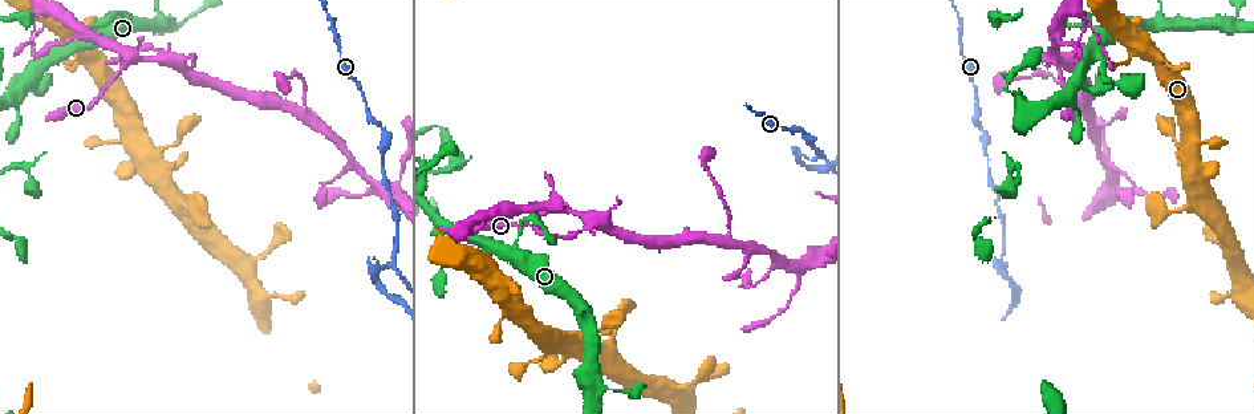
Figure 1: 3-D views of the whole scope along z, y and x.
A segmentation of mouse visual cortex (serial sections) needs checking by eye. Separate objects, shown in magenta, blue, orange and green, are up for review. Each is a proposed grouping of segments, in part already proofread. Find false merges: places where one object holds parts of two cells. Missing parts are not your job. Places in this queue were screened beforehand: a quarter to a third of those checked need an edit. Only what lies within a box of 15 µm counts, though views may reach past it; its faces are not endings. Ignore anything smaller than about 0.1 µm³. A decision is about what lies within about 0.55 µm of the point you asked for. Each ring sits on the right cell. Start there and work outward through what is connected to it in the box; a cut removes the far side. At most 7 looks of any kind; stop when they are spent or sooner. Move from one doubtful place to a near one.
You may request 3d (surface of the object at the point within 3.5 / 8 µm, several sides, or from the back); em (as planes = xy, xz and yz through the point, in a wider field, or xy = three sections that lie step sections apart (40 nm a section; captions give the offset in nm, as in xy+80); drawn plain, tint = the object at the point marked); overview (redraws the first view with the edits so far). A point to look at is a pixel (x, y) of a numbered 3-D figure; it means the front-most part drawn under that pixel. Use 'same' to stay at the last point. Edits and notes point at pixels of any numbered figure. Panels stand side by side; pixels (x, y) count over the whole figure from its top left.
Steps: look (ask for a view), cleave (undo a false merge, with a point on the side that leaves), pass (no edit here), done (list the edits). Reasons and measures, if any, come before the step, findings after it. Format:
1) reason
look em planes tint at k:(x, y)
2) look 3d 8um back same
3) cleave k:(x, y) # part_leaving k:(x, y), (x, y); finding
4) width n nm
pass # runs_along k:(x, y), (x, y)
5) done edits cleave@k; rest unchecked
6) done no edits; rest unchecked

branch point
look 3d 3.5um at 1:(1054, 57)

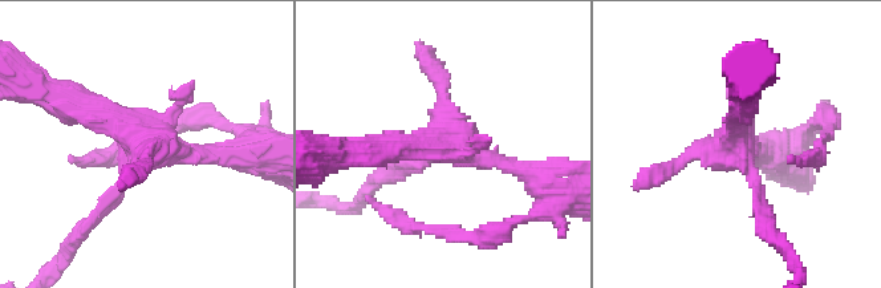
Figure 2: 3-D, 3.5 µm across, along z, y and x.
look em xy step 1 tint at 2:(144, 150)

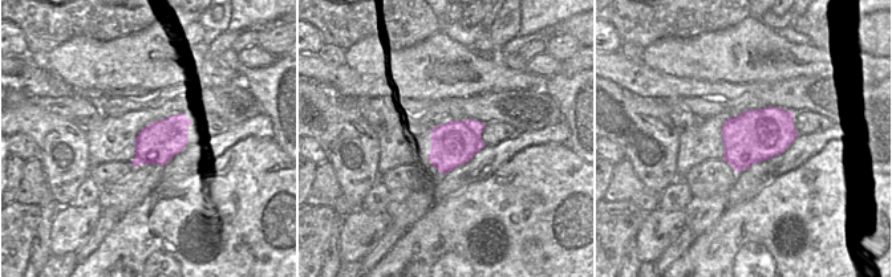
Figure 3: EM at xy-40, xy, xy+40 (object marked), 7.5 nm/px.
pass # runs_along 2:(96, 218), (143, 149), (230, 153); one cell here

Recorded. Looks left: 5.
calibre changes
look 3d 3.5um at 1:(510, 208)

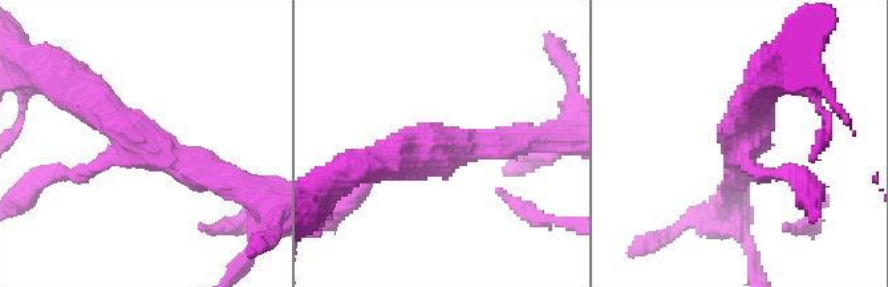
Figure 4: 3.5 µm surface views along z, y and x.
look em xy step 3 tint at 4:(437, 148)

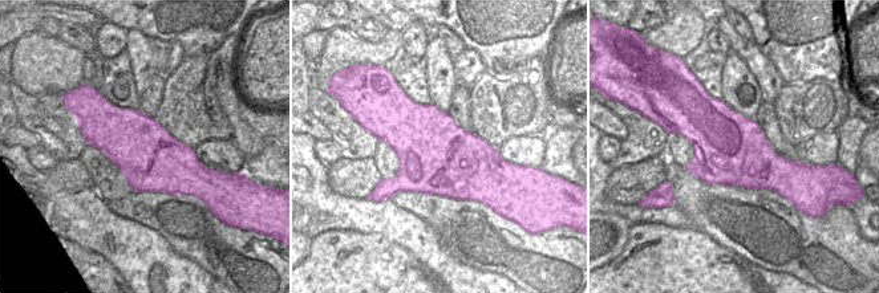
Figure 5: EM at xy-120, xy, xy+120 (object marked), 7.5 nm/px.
width 550 nm
pass # runs_along 4:(217, 180), (69, 89); continuous, no second cell

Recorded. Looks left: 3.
three arms meet
look 3d 3.5um at 1:(1087, 115)

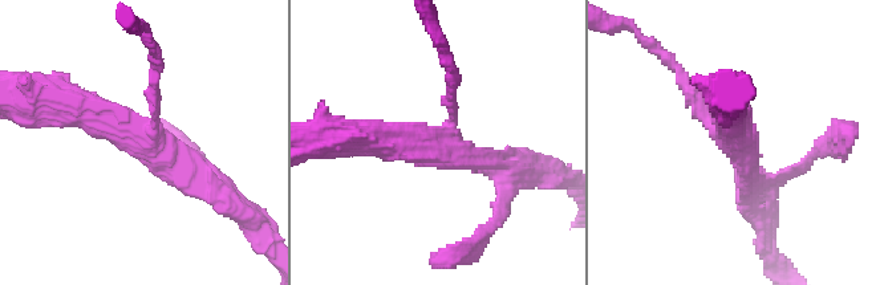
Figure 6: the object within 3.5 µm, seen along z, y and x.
arms 3; arm_widths 200, 300, 350 nm; now the EM
look em planes tint at 6:(148, 136)

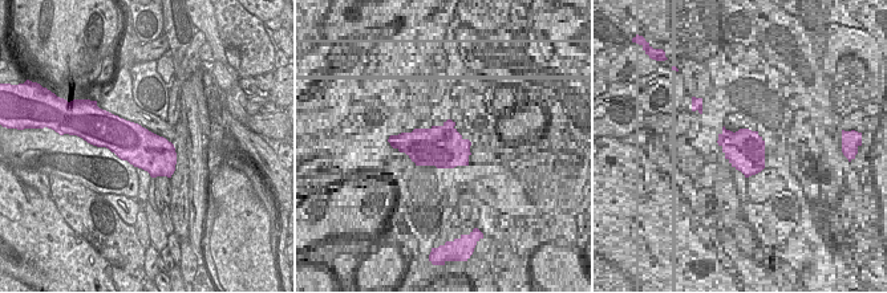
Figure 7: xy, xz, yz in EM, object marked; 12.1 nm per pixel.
look em xy step 3 tint same

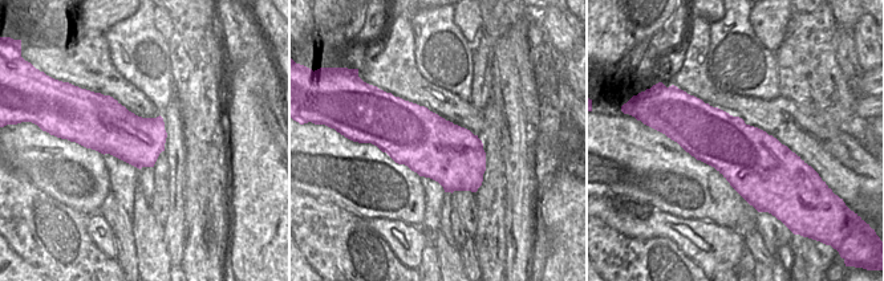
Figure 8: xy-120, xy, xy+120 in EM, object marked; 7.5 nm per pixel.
width 460 nm
pass # runs_along 6:(64, 105), (170, 150), (215, 187); all the same cell

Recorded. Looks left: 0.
done no edits; rest unchecked

